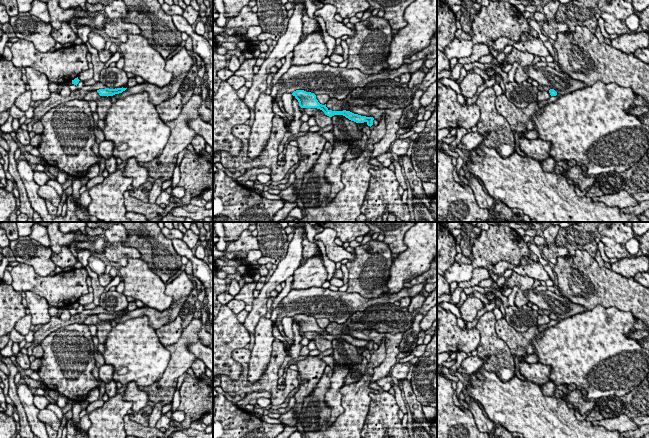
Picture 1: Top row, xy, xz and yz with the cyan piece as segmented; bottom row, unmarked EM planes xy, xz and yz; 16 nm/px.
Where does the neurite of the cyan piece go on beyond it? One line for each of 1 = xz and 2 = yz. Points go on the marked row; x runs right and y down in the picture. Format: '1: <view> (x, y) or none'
1: none
2: none

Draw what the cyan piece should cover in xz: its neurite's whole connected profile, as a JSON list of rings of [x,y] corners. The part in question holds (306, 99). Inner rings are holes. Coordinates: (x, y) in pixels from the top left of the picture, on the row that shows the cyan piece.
[[[296,90],[292,93],[292,95],[298,100],[299,106],[301,108],[317,108],[322,110],[325,113],[325,115],[329,117],[332,117],[334,115],[343,115],[349,120],[354,121],[356,123],[366,122],[367,125],[370,127],[373,125],[373,120],[374,120],[373,117],[361,116],[346,110],[343,111],[329,110],[326,107],[326,104],[322,105],[318,102],[318,100],[316,99],[316,95],[314,93],[306,92],[304,90]]]

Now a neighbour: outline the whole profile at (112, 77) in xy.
[[[117,67],[103,68],[100,72],[100,82],[108,88],[122,88],[127,86],[128,76],[124,70]]]

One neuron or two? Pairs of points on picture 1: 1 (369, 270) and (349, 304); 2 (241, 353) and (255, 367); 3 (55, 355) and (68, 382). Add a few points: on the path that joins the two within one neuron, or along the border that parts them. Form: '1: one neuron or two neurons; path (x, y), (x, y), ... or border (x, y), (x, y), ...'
1: two neurons; border (346, 291), (359, 293), (364, 297), (378, 297)
2: two neurons; border (271, 351), (264, 373), (258, 380), (250, 383)
3: one neuron; path (62, 362), (68, 370), (68, 375)

